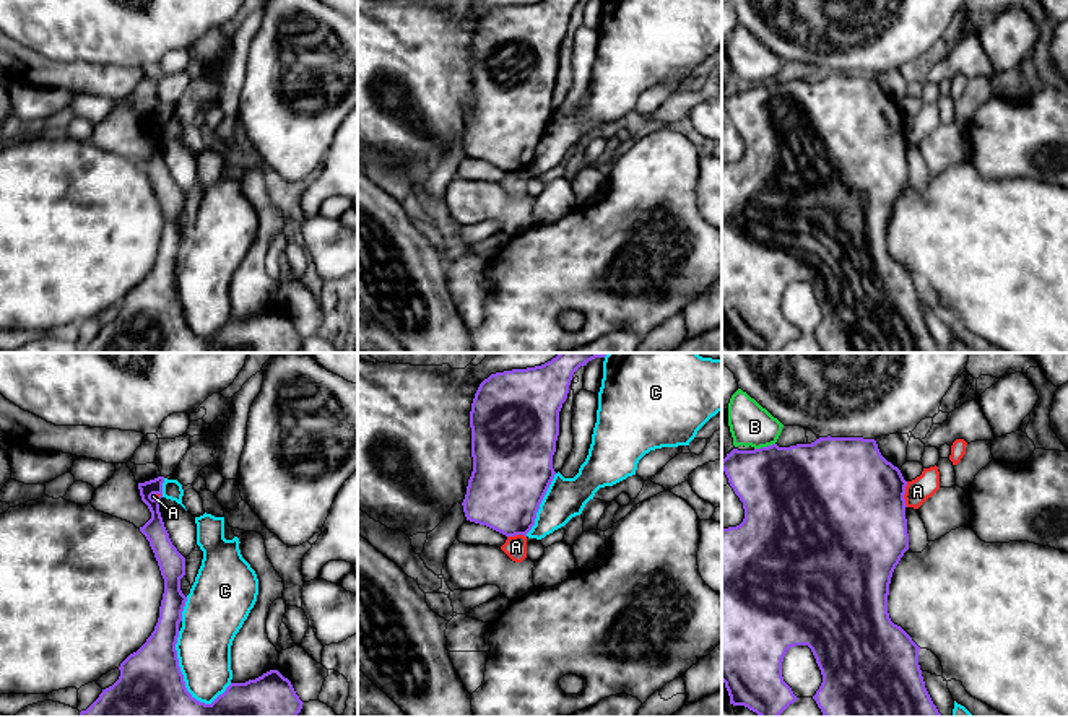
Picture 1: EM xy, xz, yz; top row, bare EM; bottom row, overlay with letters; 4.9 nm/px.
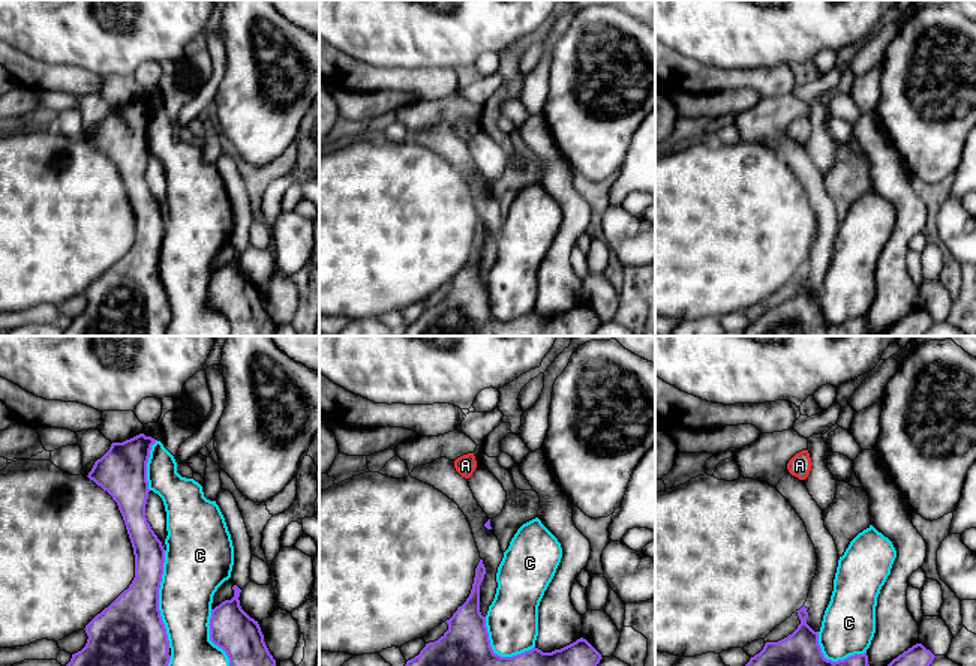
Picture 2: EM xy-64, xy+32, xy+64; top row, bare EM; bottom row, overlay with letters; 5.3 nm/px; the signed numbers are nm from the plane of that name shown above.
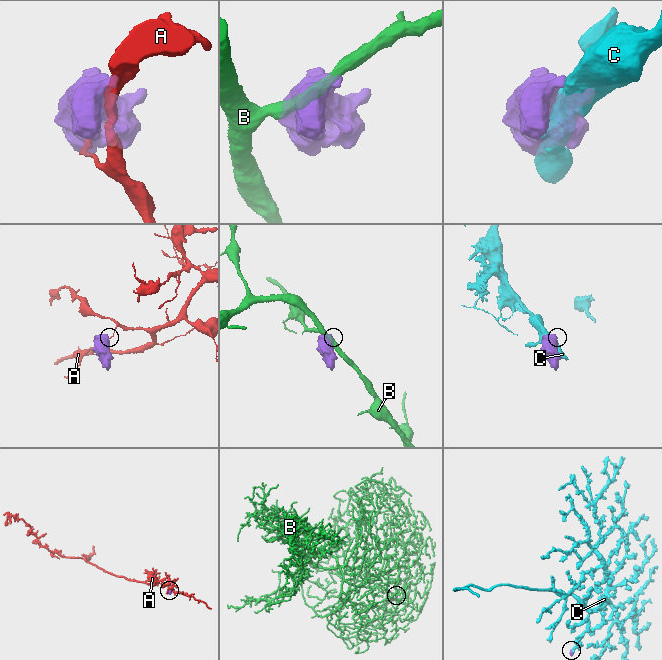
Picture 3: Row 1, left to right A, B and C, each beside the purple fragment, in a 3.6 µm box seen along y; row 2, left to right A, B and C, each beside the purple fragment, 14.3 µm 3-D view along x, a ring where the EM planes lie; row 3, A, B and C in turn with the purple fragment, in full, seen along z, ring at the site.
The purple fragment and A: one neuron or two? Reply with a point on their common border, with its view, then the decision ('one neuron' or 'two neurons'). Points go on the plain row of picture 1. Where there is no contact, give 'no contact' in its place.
meets purple in yz at (904, 129); two neurons

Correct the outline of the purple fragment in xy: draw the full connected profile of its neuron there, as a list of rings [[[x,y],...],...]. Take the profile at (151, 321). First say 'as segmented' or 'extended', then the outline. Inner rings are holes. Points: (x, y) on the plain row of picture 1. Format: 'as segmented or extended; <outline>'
as segmented; [[[164,112],[138,119],[141,137],[151,148],[151,154],[140,163],[140,167],[150,177],[164,215],[158,259],[146,278],[120,299],[119,315],[102,325],[99,333],[86,346],[80,348],[80,353],[297,353],[304,338],[296,330],[291,317],[278,306],[270,306],[245,319],[231,319],[211,340],[197,337],[187,327],[176,286],[179,259],[187,237],[180,226],[180,215],[185,211],[185,193],[172,180],[159,148],[163,119]]]

